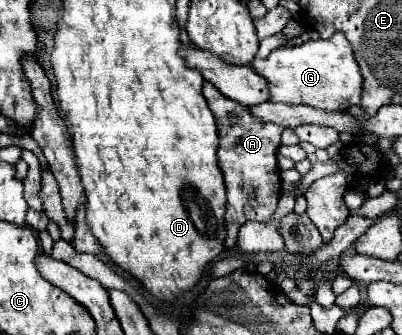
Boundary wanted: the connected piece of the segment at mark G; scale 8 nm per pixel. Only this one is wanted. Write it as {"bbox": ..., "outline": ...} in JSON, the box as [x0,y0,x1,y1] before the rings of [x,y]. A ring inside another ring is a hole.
{"bbox":[249,34,363,112],"outline":[[[333,34],[329,40],[309,40],[301,46],[281,46],[277,50],[273,50],[267,58],[255,58],[249,64],[259,76],[263,76],[269,84],[269,102],[283,102],[283,104],[307,104],[325,112],[339,112],[339,110],[347,110],[347,106],[351,104],[359,104],[361,102],[361,90],[363,90],[363,82],[361,82],[361,72],[359,66],[353,58],[353,48],[349,46],[347,38],[343,34]]]}

